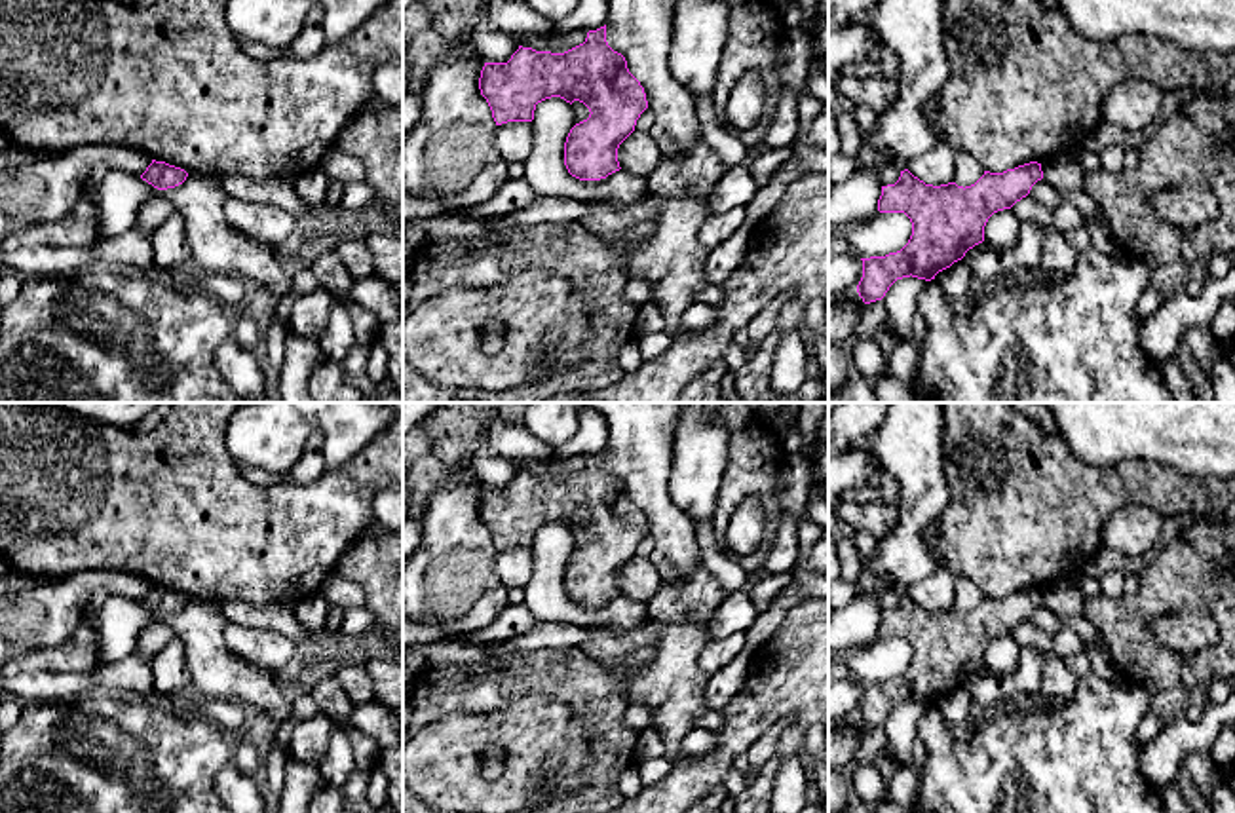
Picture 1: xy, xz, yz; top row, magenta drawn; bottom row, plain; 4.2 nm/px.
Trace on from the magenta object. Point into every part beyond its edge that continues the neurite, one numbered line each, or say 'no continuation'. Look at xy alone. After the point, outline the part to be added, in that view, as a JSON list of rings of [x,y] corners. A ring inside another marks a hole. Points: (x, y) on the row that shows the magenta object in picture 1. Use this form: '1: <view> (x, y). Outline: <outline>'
no continuation

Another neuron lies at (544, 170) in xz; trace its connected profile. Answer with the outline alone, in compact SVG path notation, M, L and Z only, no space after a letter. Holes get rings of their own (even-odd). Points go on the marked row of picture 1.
M560 97L536 104L534 146L524 161L524 179L538 196L581 203L633 203L648 194L648 179L616 171L600 180L580 180L564 165L564 142L574 127L574 108Z

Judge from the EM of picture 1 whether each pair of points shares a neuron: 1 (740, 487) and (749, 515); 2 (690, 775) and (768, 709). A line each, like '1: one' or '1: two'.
1: two
2: one

